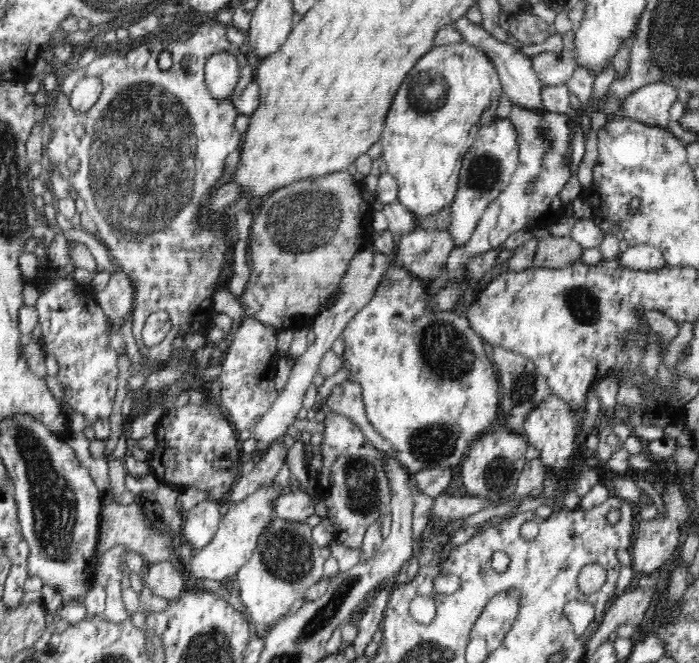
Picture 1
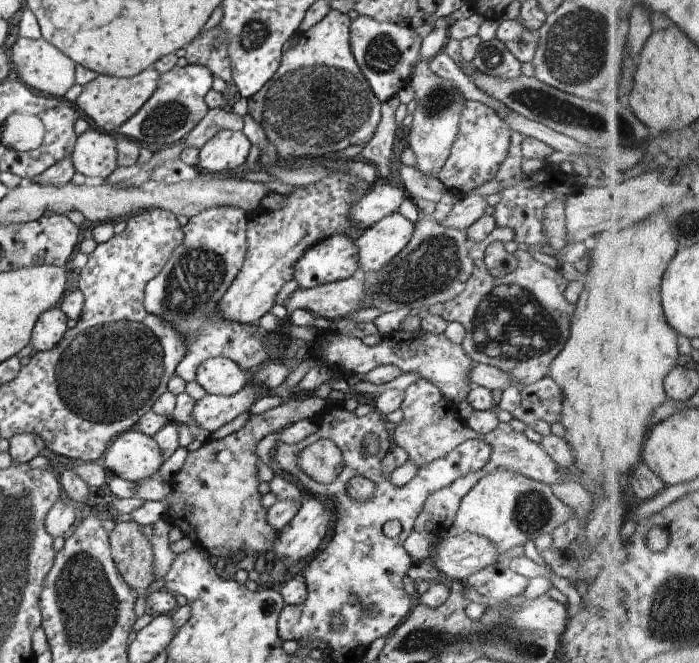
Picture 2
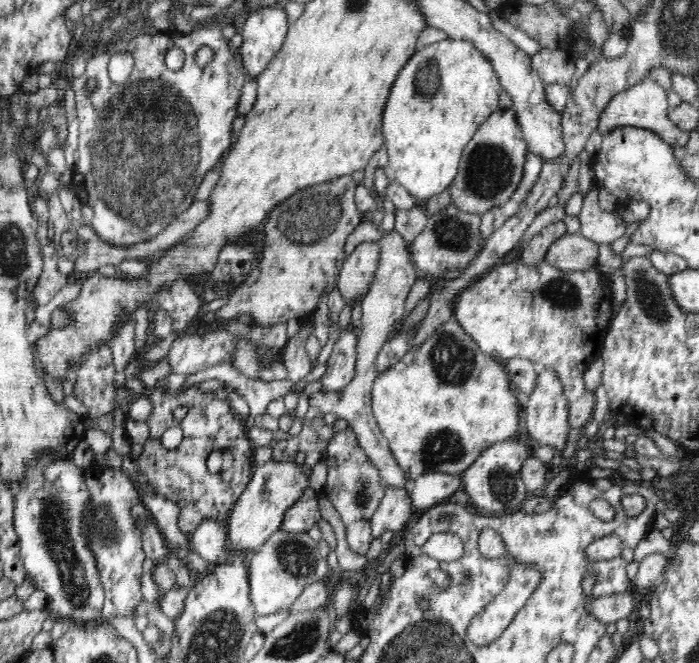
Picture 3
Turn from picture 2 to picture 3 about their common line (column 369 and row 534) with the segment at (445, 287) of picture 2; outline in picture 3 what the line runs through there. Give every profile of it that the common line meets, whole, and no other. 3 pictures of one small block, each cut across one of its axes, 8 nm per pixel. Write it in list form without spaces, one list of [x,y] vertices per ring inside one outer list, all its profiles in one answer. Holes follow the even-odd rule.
[[[280,526],[250,558],[250,593],[257,617],[289,610],[302,591],[310,584],[323,581],[328,572],[331,573],[331,569],[313,538],[307,533],[286,532]]]

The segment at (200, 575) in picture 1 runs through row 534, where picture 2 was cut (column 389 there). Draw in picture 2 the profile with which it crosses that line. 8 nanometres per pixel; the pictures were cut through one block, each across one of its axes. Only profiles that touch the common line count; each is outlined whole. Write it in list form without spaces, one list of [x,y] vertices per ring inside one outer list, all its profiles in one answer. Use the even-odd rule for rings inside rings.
[[[394,212],[363,230],[356,240],[359,273],[378,272],[398,256],[413,236],[415,224]]]

